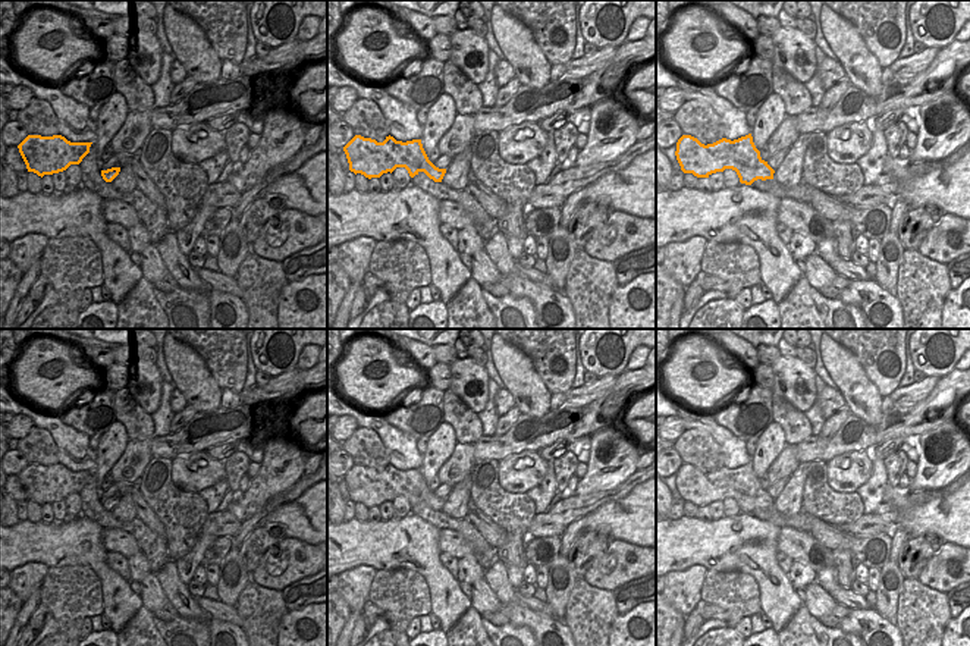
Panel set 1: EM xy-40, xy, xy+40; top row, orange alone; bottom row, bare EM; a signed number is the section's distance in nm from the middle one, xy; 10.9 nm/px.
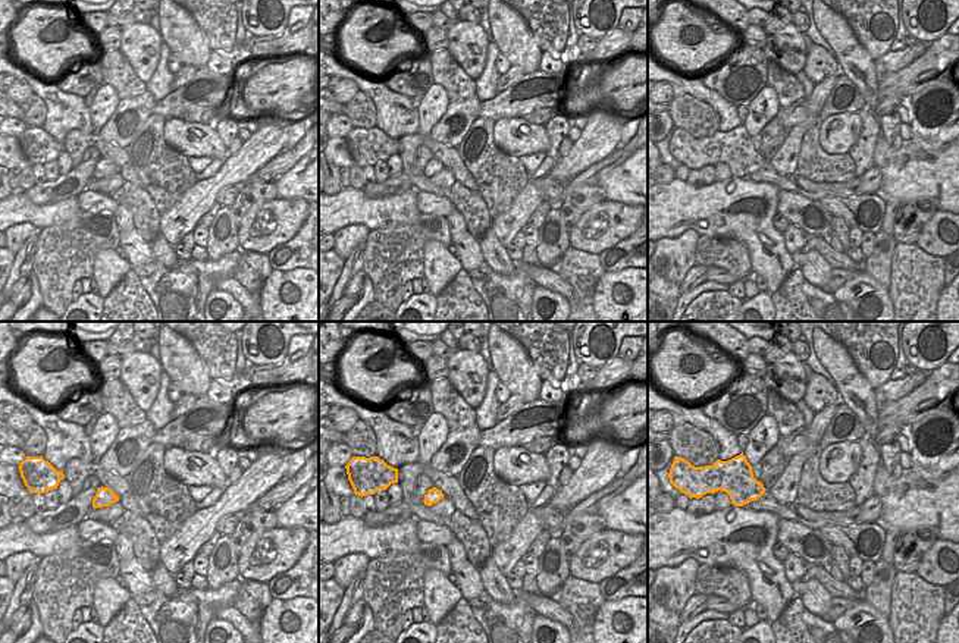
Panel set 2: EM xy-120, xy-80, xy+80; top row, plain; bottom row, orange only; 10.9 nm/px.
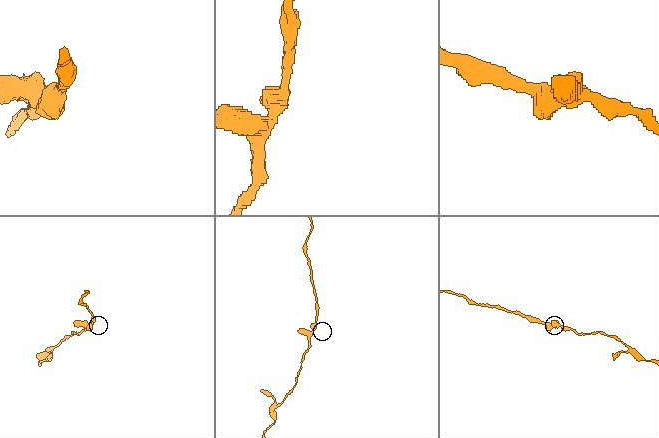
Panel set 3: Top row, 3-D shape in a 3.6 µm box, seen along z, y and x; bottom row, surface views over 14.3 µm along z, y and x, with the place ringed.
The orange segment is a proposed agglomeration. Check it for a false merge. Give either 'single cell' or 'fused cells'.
single cell

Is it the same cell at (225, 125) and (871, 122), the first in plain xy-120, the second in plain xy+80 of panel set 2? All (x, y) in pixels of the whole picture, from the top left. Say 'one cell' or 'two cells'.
two cells

